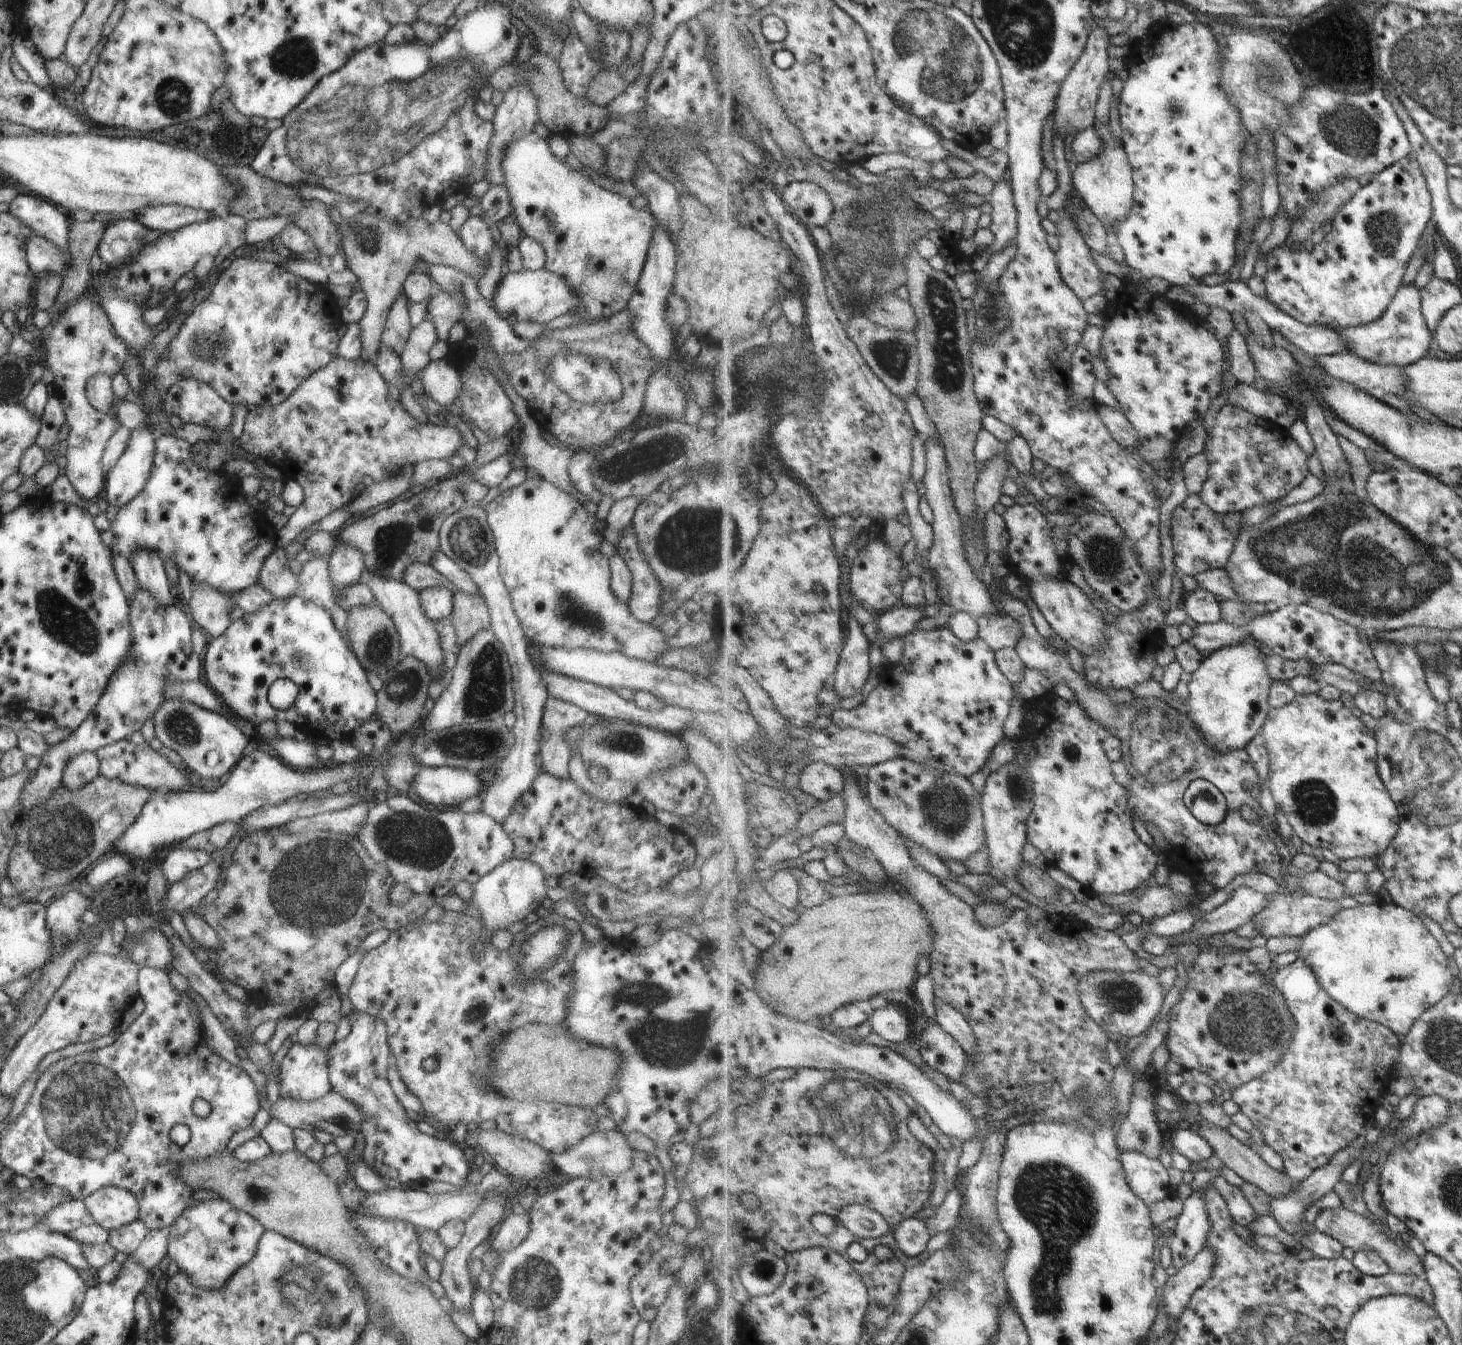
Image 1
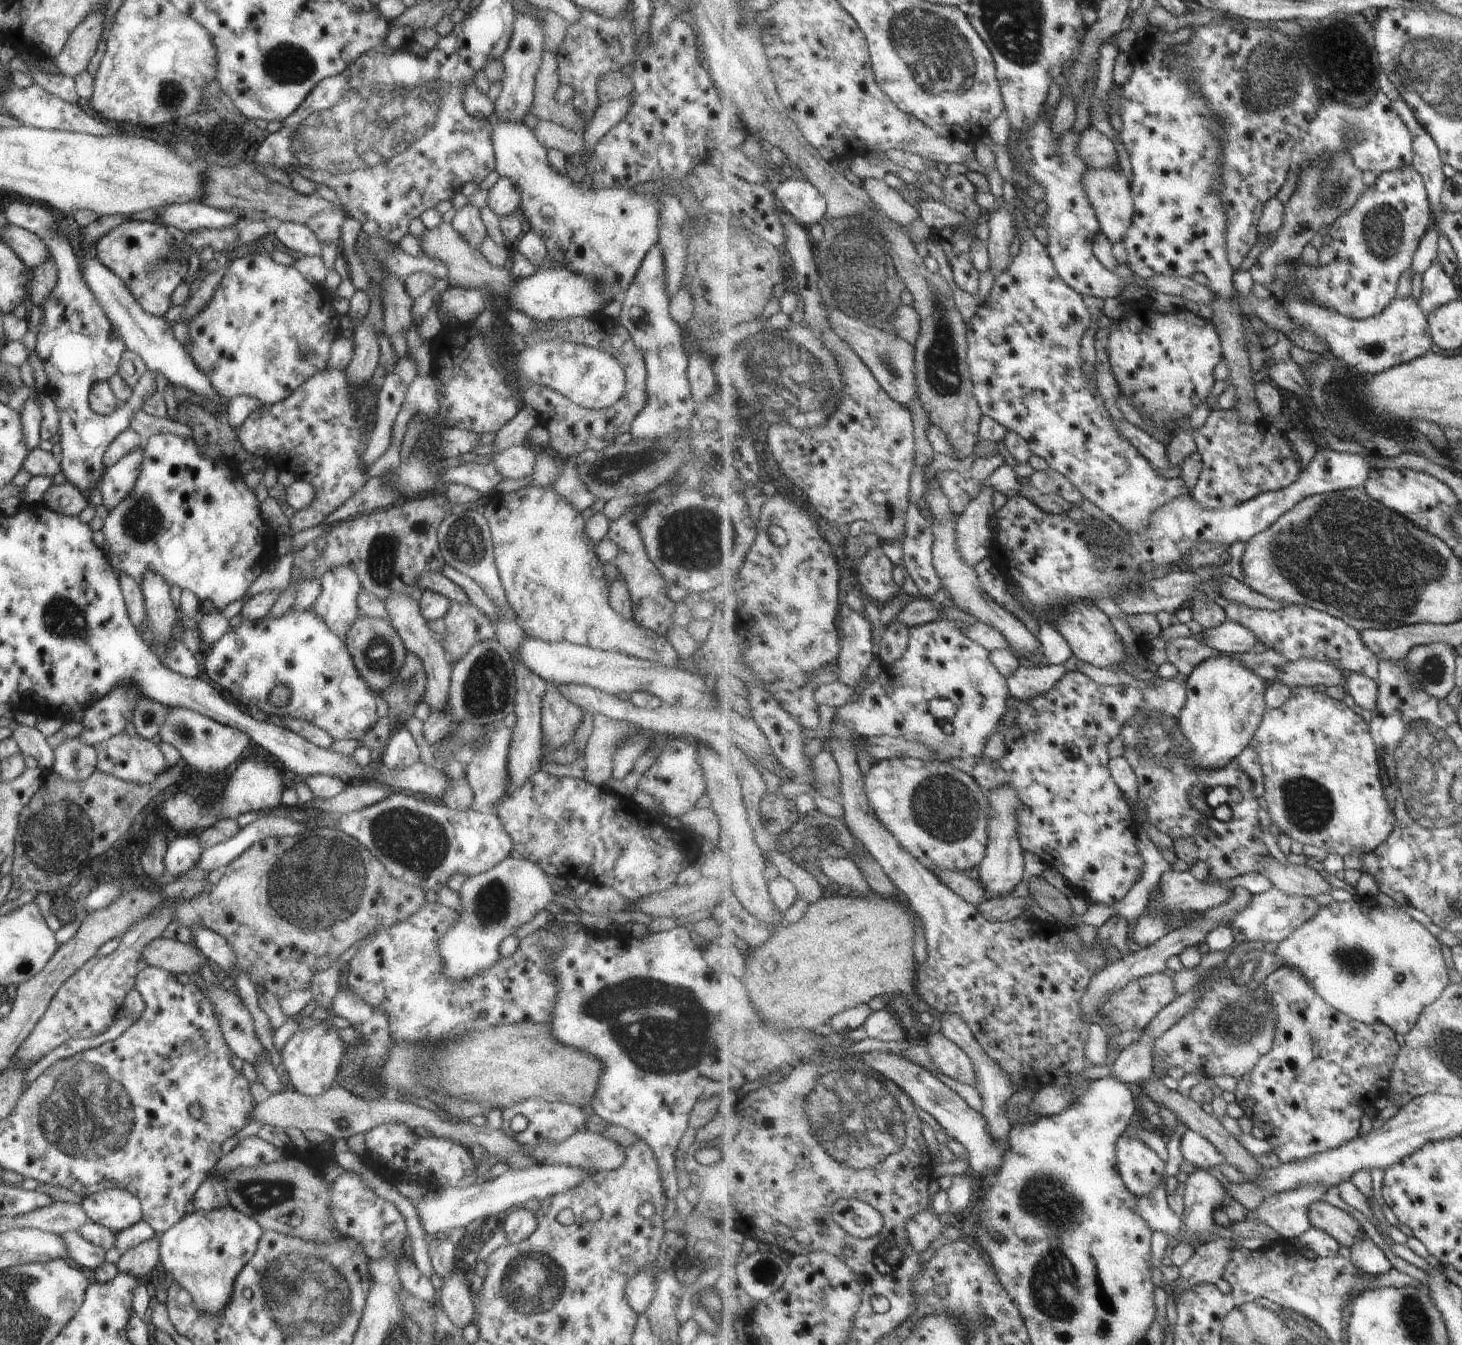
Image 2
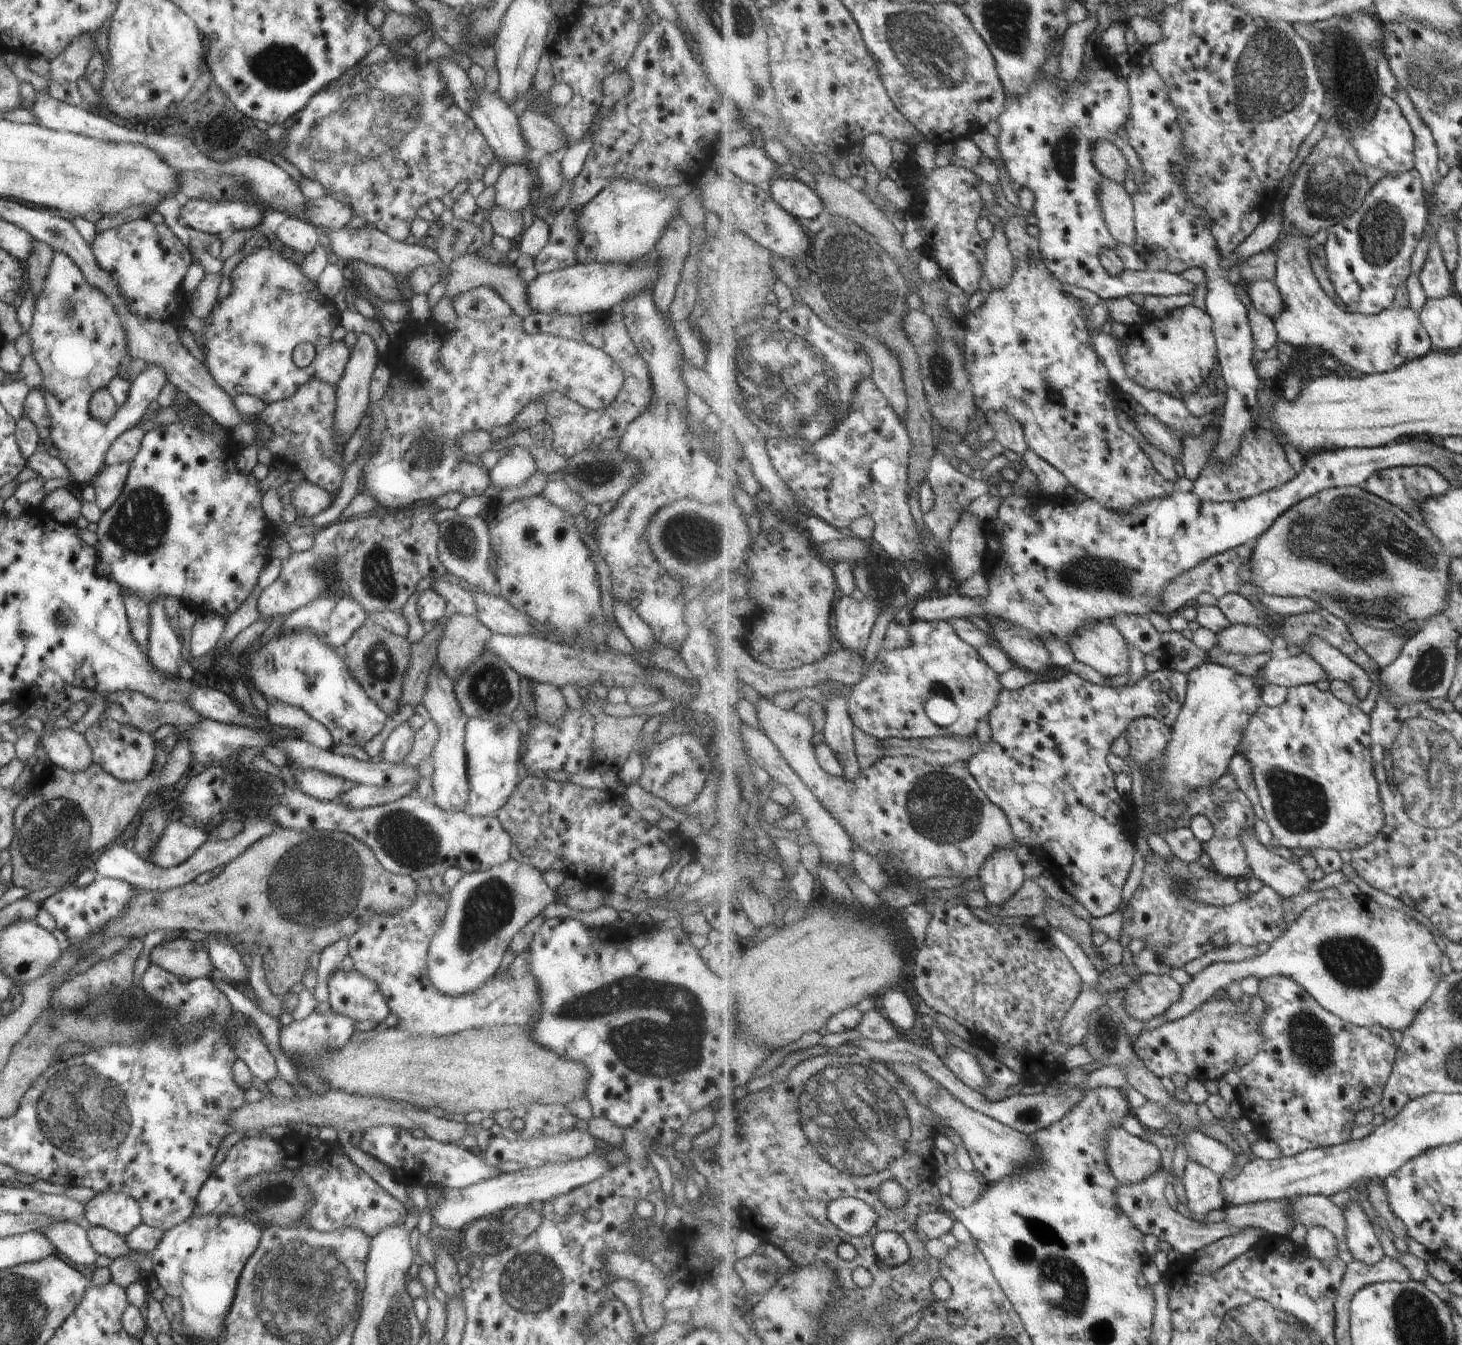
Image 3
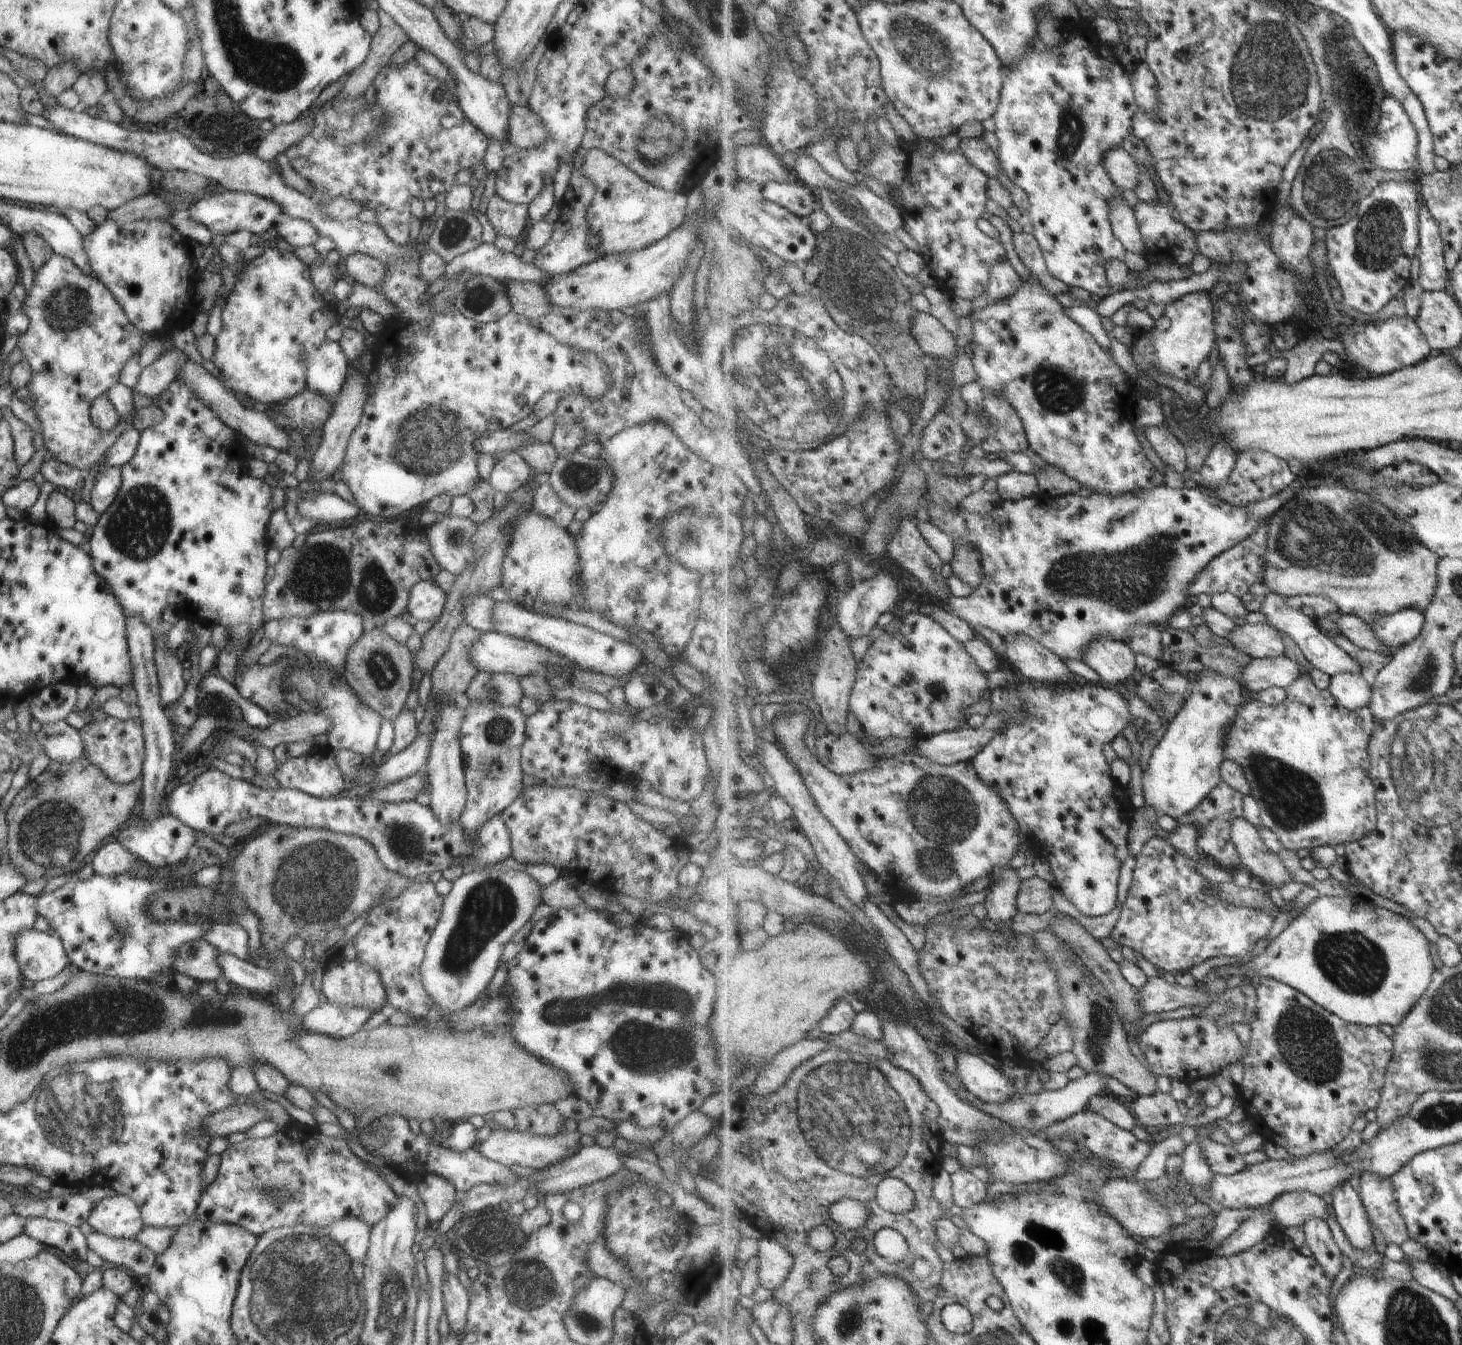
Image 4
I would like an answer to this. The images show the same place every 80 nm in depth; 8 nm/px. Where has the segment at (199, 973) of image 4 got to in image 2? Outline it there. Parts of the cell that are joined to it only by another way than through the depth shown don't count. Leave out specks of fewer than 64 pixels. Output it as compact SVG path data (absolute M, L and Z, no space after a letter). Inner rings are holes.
M158 937L143 946L139 959L173 975L190 975L199 972L205 958L195 944Z

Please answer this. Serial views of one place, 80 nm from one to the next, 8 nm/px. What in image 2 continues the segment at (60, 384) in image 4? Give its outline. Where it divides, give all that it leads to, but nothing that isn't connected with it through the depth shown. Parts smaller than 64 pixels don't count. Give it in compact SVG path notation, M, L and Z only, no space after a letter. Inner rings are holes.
M13 200L3 208L4 220L8 224L22 227L34 233L44 244L55 266L55 283L47 298L41 302L42 317L33 329L35 353L41 360L46 375L45 394L53 400L57 410L57 433L61 454L61 474L75 489L91 491L103 474L102 456L107 446L123 430L129 429L131 416L141 410L143 398L155 392L157 372L146 371L130 388L131 395L123 404L107 416L93 413L88 406L88 394L95 382L108 381L118 373L121 354L126 350L121 336L115 334L111 320L103 306L97 302L93 292L82 280L78 260L65 236L53 230L59 223L57 213L44 205Z

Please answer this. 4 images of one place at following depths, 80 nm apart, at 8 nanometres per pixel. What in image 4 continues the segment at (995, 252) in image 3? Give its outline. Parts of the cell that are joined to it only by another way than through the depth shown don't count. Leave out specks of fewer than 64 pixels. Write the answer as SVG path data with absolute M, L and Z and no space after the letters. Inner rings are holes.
M997 262L993 266L991 282L987 290L987 306L1013 298L1021 282L1023 280L1009 262Z

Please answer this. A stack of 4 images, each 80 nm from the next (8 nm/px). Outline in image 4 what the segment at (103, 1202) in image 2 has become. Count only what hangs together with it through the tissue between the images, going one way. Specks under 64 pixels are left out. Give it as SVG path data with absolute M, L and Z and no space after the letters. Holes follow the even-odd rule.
M119 1194L99 1200L86 1223L94 1232L115 1239L133 1239L143 1228L137 1206Z

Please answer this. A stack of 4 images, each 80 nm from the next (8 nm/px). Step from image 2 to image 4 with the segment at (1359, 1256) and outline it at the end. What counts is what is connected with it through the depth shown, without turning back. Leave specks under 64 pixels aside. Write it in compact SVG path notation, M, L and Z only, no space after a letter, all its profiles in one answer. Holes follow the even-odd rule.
M1349 1182L1339 1184L1332 1193L1332 1208L1348 1242L1353 1248L1367 1253L1376 1252L1373 1231L1360 1194Z

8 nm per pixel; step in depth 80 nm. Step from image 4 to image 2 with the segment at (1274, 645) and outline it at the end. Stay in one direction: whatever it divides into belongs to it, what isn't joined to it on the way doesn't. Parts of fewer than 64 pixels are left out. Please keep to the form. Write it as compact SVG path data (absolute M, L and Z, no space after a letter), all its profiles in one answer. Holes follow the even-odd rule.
M1229 620L1215 628L1204 629L1203 633L1203 644L1223 655L1252 652L1251 648L1260 641L1249 628Z

